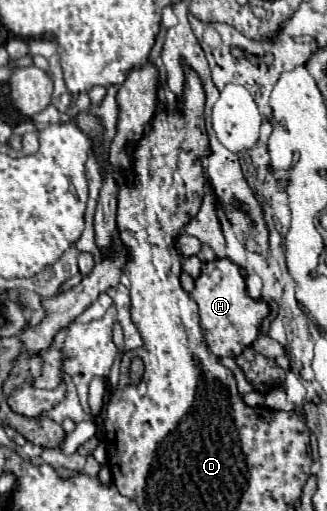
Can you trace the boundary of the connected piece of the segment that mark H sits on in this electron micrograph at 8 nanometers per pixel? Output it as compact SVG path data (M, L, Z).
M214 259L202 267L202 275L196 279L192 299L198 305L208 349L216 357L238 357L248 345L254 343L258 337L260 321L268 315L268 305L248 297L240 267L228 259Z

